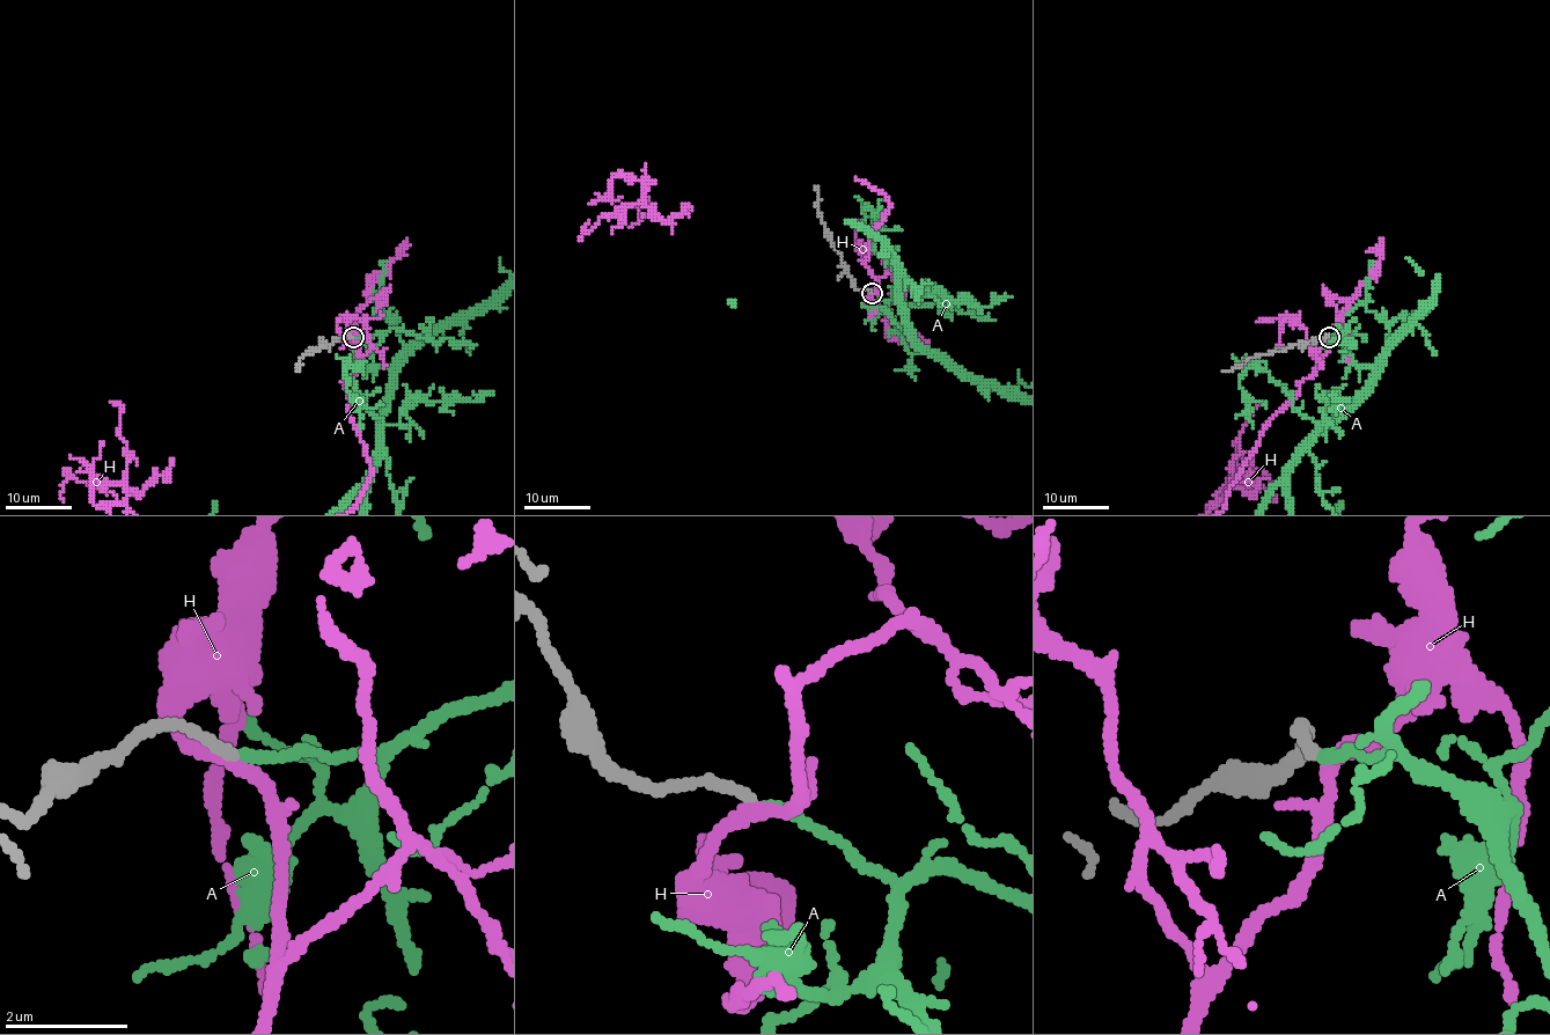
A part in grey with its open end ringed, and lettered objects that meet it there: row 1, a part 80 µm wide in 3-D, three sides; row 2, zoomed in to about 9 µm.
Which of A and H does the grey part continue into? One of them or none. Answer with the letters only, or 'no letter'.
A

